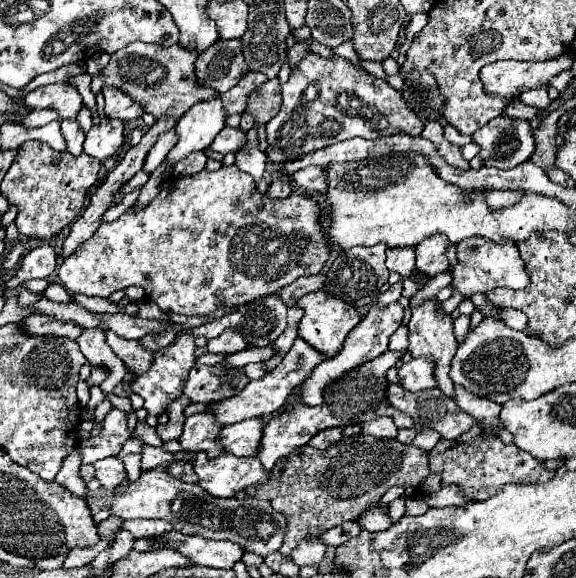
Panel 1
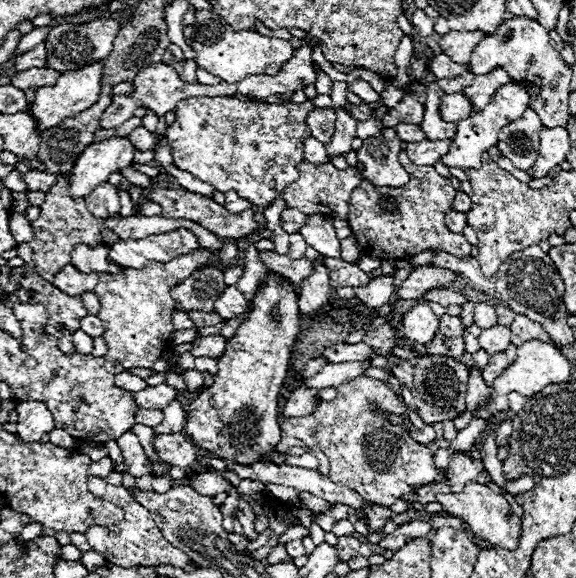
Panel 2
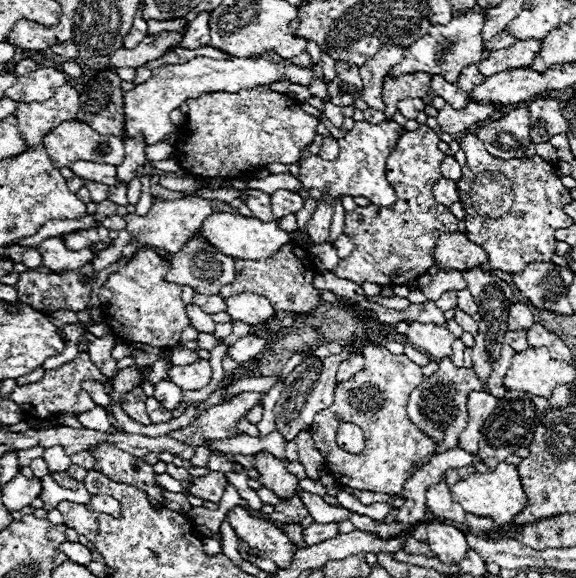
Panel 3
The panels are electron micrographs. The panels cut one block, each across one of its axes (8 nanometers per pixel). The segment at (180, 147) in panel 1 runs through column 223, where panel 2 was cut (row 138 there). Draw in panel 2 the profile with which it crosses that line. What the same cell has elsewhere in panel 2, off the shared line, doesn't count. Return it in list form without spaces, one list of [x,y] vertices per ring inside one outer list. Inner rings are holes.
[[[112,136],[92,142],[76,160],[72,168],[70,190],[74,198],[88,196],[98,184],[106,182],[112,172],[118,172],[134,162],[136,148],[128,136]]]

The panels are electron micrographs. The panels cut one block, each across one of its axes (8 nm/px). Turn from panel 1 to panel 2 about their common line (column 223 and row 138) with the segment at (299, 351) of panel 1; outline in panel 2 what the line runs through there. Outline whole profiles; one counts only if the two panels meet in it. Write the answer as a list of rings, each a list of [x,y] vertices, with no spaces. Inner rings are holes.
[[[398,124],[396,126],[396,132],[398,132],[398,138],[402,138],[404,142],[420,142],[424,140],[424,132],[420,126],[406,126],[406,124]]]

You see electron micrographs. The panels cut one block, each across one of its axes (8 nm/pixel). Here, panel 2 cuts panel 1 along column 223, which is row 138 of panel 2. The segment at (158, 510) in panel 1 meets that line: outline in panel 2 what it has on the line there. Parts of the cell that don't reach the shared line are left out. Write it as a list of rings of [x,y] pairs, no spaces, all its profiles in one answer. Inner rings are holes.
[[[528,108],[522,118],[506,124],[498,134],[498,150],[502,156],[510,158],[516,168],[528,170],[534,166],[540,150],[540,130],[542,122],[538,114]]]

